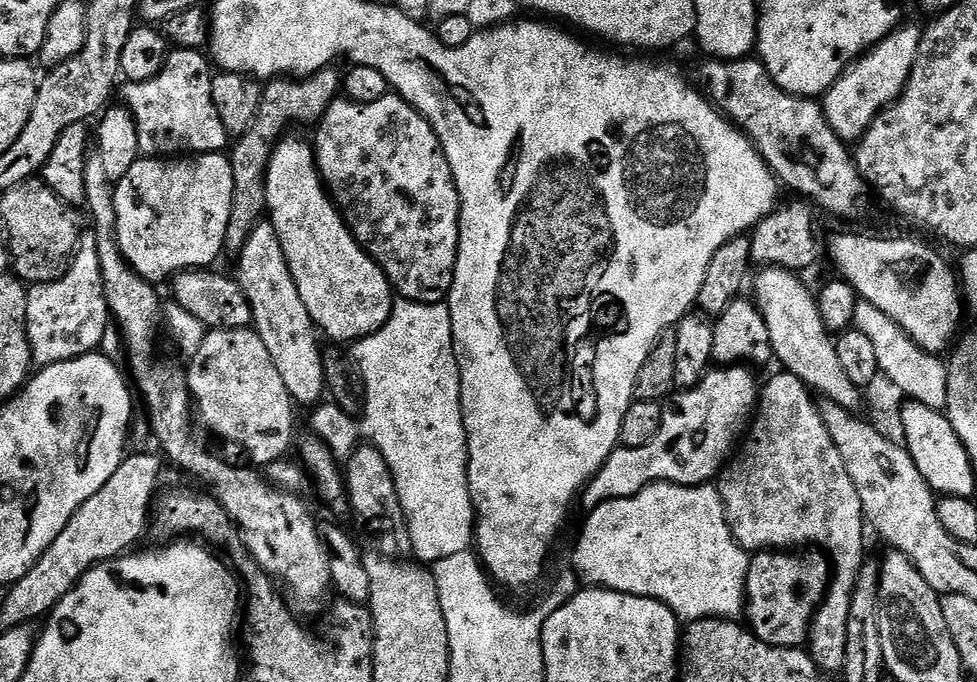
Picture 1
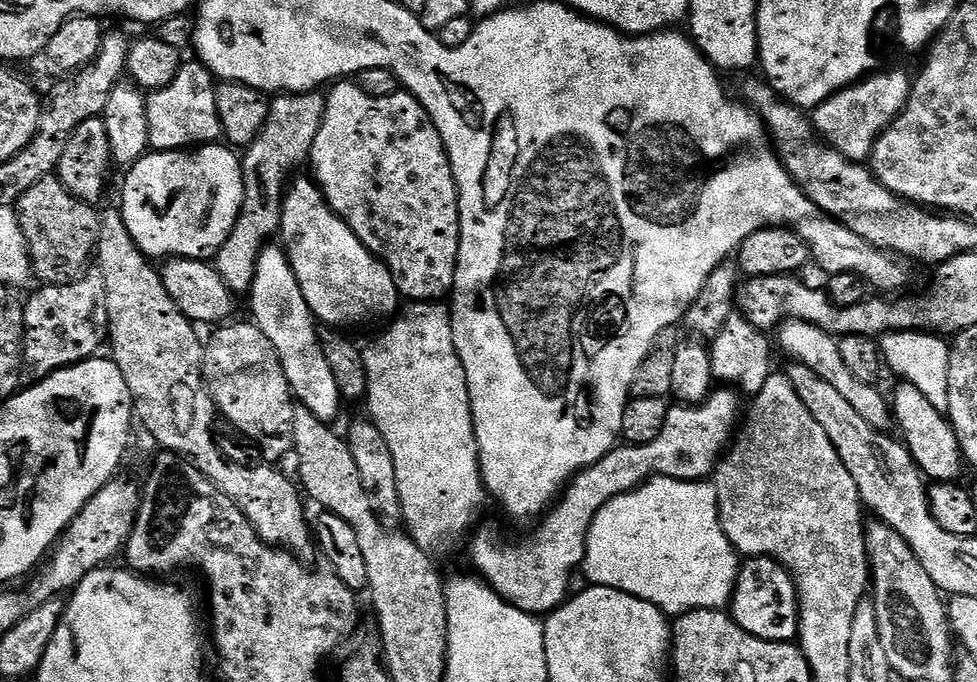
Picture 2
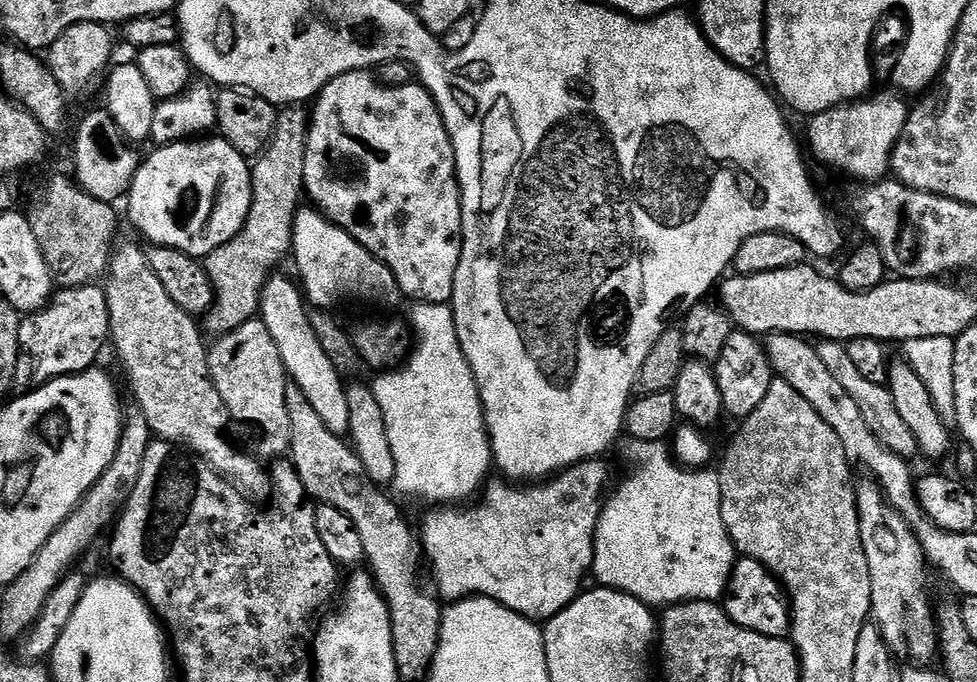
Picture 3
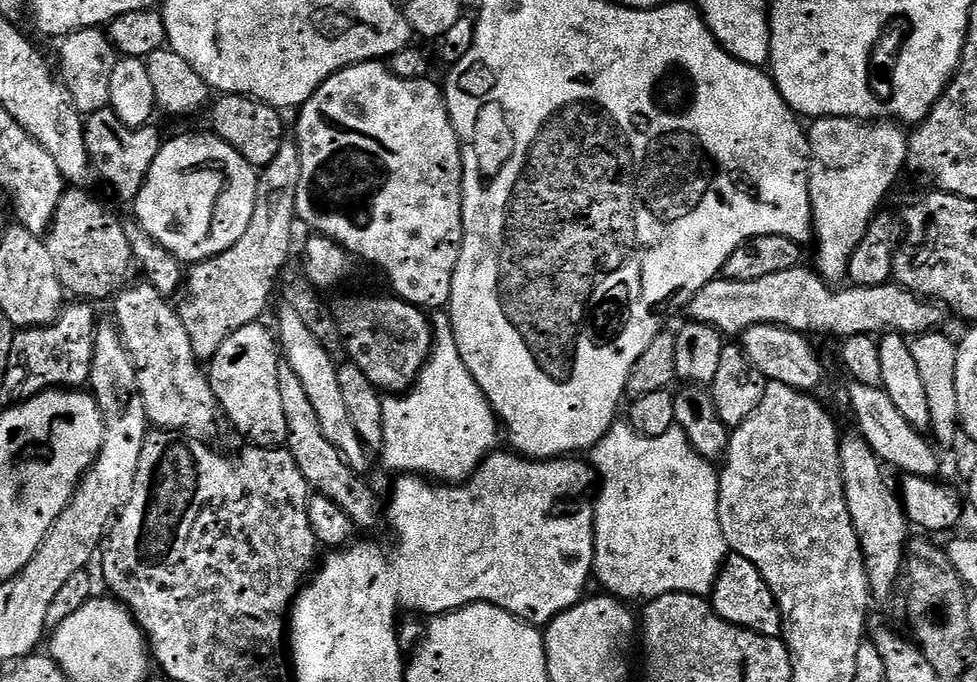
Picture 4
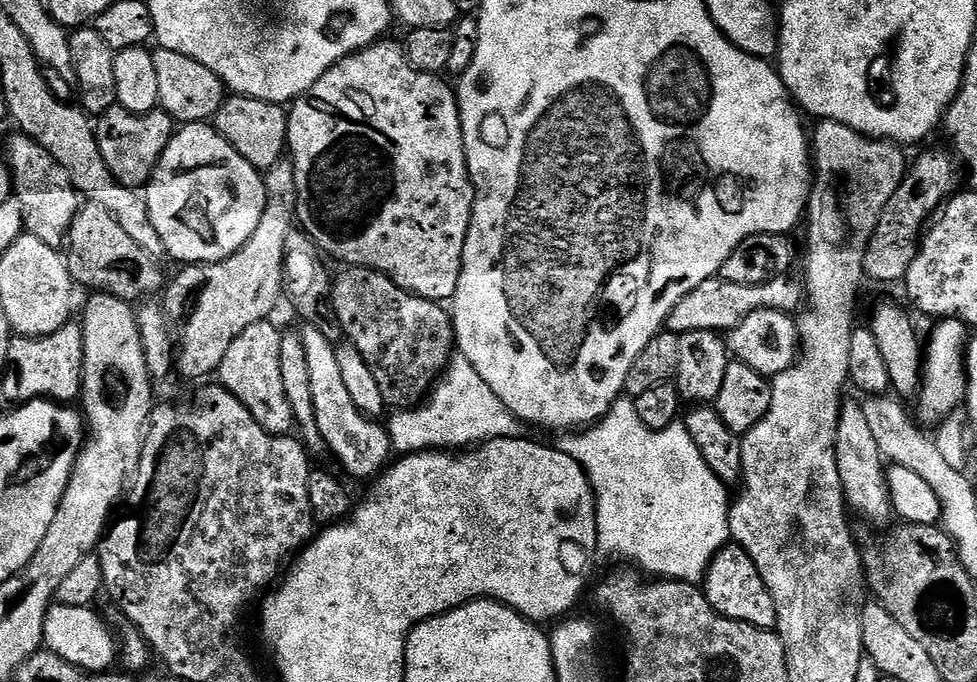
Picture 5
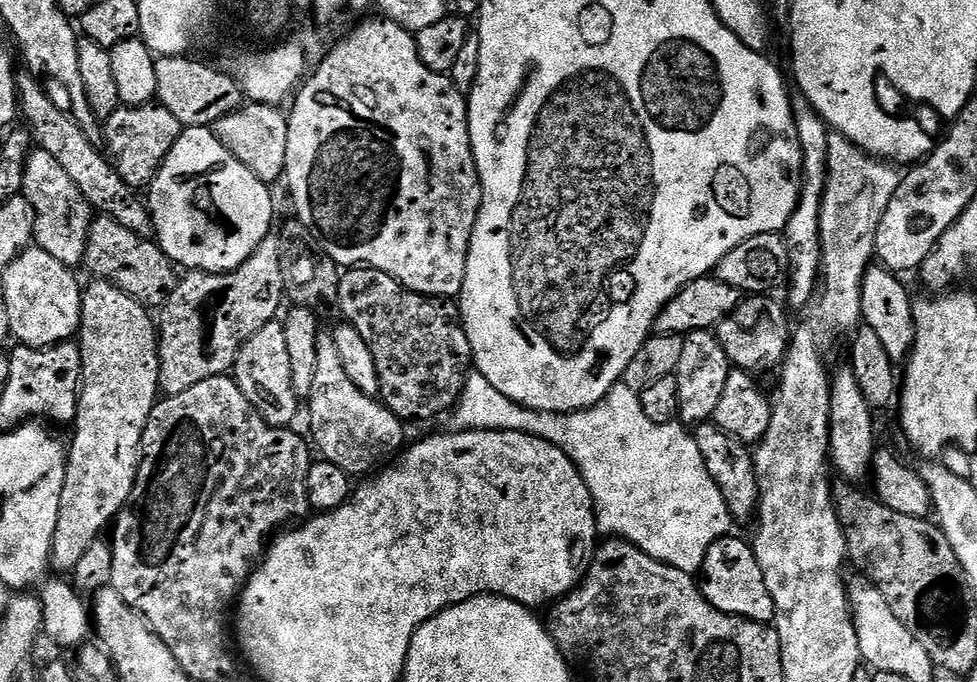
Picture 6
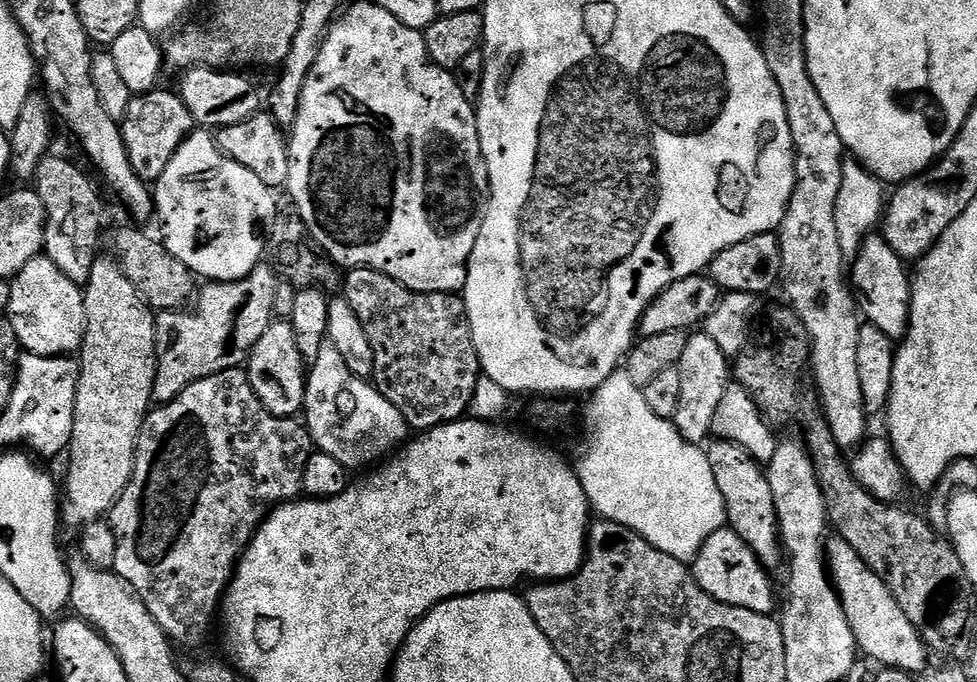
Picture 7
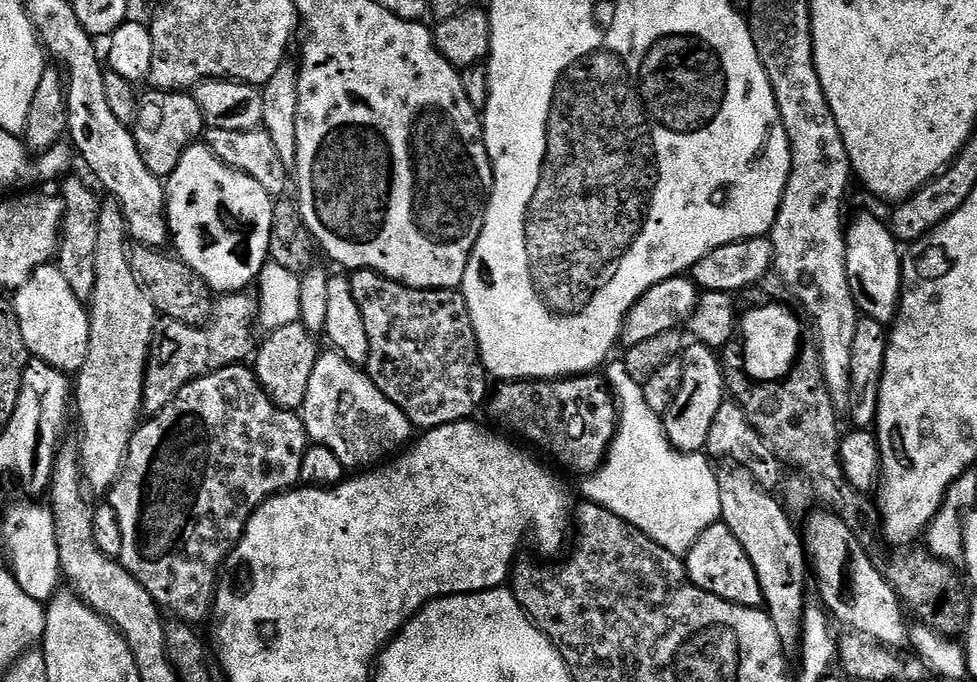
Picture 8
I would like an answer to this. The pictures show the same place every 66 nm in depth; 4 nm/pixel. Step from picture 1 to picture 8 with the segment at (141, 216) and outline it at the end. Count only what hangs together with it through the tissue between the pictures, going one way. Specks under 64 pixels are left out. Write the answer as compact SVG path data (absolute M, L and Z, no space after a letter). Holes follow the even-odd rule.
M197 142L190 145L182 154L182 158L178 162L178 166L166 178L166 195L168 198L168 231L170 233L171 243L176 243L174 247L175 255L185 260L190 267L201 278L211 286L213 293L231 294L234 292L243 292L249 286L255 285L260 279L260 272L265 264L270 260L268 251L270 250L270 234L272 233L272 206L273 197L269 196L266 190L262 190L262 186L258 186L258 182L254 182L254 178L250 178L246 174L242 174L238 170L234 170L230 166L226 166L219 158L208 149L208 145L203 142Z

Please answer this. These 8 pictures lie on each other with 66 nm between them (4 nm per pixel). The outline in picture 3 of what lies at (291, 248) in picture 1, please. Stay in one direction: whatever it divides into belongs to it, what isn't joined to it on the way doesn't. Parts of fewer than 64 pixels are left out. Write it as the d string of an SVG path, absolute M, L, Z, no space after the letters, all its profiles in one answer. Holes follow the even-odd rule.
M304 206L297 212L292 223L290 256L296 259L303 295L313 309L332 310L335 304L344 304L347 300L361 300L364 304L396 304L402 300L390 269L315 207Z

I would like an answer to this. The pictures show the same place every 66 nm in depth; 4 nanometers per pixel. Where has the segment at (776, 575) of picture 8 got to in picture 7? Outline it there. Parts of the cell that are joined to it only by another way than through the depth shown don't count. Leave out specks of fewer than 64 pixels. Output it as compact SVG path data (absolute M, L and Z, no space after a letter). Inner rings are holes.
M713 439L707 445L706 451L710 458L710 470L714 470L714 482L718 482L718 490L722 494L727 527L732 528L734 534L738 534L738 538L742 538L742 542L746 542L746 546L750 546L750 550L754 550L754 554L765 568L775 570L779 564L781 567L780 527L778 527L778 516L774 510L773 491L770 490L767 471L746 449L729 440Z

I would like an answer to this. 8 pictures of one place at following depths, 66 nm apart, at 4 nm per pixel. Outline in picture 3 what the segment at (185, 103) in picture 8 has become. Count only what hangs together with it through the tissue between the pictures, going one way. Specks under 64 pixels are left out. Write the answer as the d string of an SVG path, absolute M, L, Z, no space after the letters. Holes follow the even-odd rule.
M106 110L100 112L92 112L80 125L76 128L76 141L72 144L72 164L76 167L75 183L79 184L84 191L89 192L94 198L98 198L102 202L115 205L116 200L123 201L127 197L128 192L132 189L134 178L138 174L142 163L141 153L136 153L137 149L122 134L122 130L118 130L118 126L114 122L114 118Z

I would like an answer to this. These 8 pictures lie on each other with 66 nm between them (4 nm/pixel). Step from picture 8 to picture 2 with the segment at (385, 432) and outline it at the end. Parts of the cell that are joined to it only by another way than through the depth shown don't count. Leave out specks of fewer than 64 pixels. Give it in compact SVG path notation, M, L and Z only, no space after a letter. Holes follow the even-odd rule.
M265 246L256 260L256 273L250 289L251 319L260 327L262 334L270 338L282 362L288 385L292 387L293 397L319 420L335 421L342 397L338 382L334 382L334 374L326 363L326 354L322 354L318 321L312 315L310 306L306 306L306 298L302 298L302 286L298 286L298 278L294 278L294 270L283 247L272 247Z

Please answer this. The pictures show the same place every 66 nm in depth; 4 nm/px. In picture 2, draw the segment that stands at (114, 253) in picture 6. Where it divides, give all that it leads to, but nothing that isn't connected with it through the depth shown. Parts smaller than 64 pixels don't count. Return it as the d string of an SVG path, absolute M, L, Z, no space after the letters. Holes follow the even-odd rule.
M47 176L38 182L38 186L30 186L14 207L37 281L45 285L68 284L89 267L88 260L90 264L100 233L100 212L70 194L70 190L62 186L59 176Z

